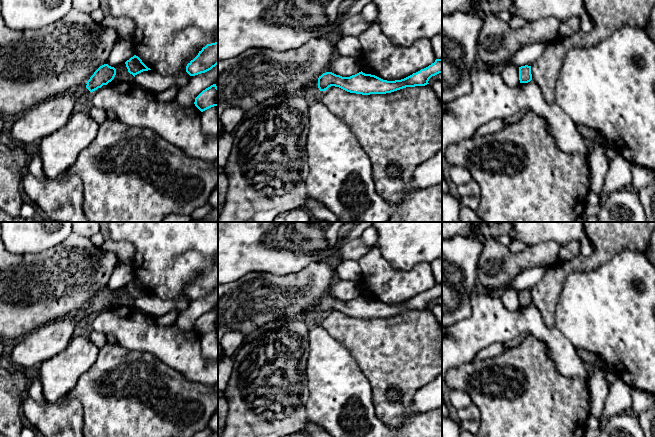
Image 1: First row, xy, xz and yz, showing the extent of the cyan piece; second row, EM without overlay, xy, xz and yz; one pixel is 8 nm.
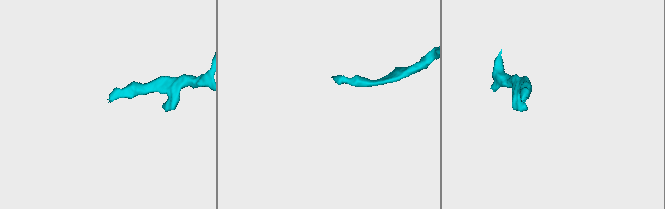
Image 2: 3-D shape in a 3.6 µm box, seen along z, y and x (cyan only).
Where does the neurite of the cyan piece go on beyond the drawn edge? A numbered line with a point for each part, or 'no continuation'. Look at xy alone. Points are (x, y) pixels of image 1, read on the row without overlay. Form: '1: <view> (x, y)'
1: xy (45, 342)

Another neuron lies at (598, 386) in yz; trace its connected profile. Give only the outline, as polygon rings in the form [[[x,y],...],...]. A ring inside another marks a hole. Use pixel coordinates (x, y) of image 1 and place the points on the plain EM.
[[[588,368],[589,378],[587,387],[589,390],[590,414],[597,419],[603,413],[605,402],[609,394],[609,382],[606,379],[605,372],[599,368]]]

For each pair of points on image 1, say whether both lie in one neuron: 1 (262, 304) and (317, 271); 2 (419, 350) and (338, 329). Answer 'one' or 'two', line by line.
1: one
2: one

